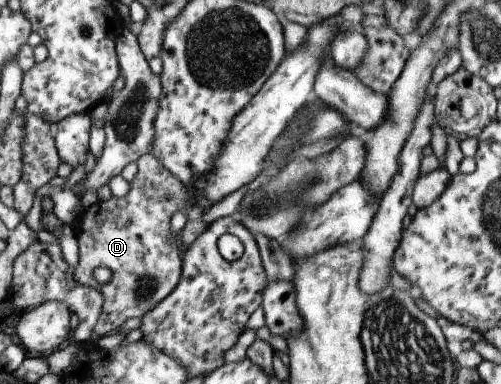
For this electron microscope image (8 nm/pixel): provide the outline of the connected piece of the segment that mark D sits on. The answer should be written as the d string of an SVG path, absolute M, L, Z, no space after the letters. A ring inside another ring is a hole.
M148 152L138 157L138 171L129 185L129 193L125 197L113 197L98 200L92 206L82 210L75 223L75 241L79 250L79 261L72 271L73 281L80 286L96 289L102 297L101 313L93 326L95 339L102 338L110 331L116 331L120 325L130 318L142 318L158 303L167 297L178 284L181 277L182 248L176 238L170 237L169 220L177 210L188 206L187 191L170 176L159 162ZM98 266L106 267L112 276L106 284L98 284L92 277L92 270Z

